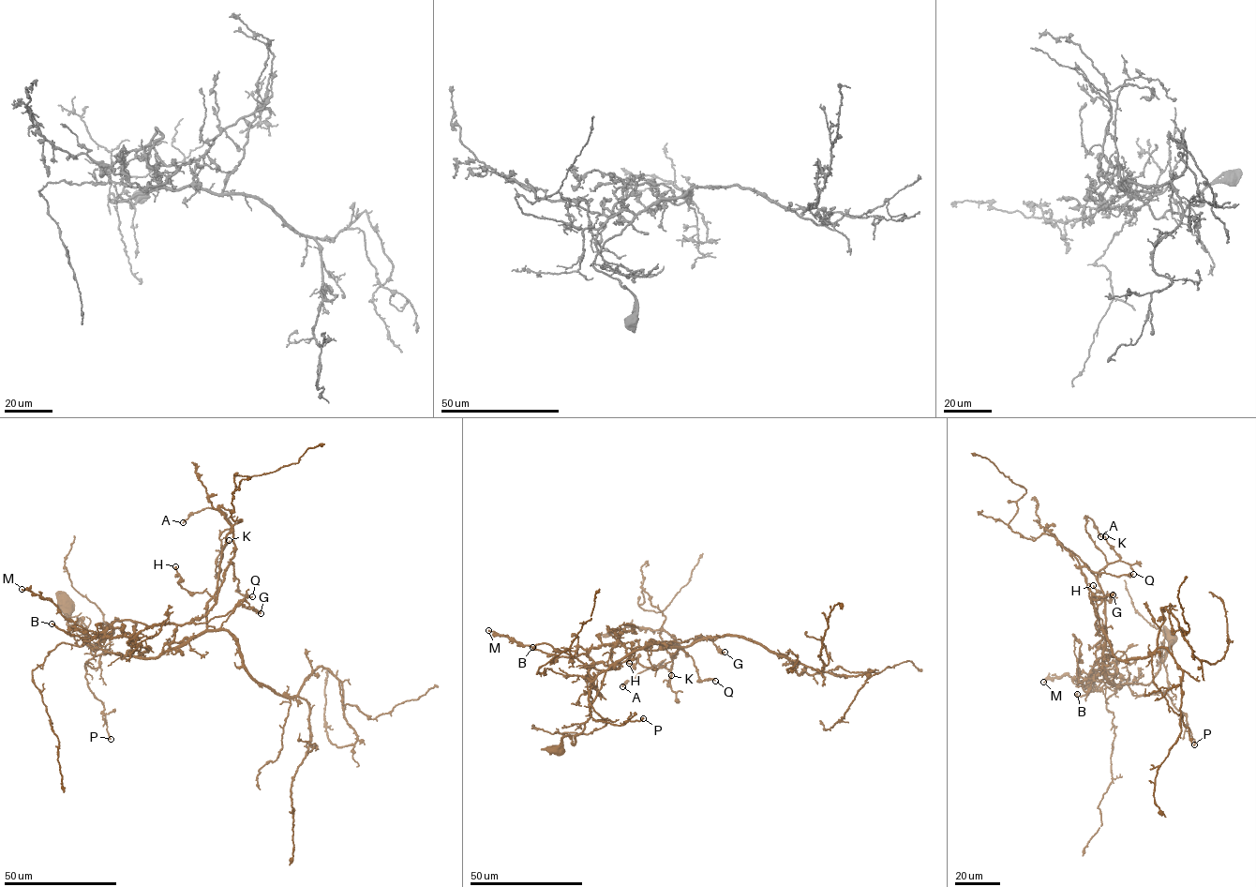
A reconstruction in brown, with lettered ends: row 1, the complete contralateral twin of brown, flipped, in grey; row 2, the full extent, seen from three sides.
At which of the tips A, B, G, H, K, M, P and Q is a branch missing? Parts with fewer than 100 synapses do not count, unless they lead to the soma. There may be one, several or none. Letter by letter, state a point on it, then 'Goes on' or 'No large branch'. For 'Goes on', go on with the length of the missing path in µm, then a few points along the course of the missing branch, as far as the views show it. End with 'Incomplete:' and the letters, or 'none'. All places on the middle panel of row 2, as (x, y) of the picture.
A: Place: (622, 686). No large branch
B: Place: (532, 647). Goes on. Missing length about 80 µm
G: Place: (725, 652). No large branch
H: Place: (629, 663). No large branch
K: Place: (671, 675). No large branch
M: Place: (488, 630). No large branch
P: Place: (643, 718). No large branch
Q: Place: (715, 681). No large branch
Incomplete: B

